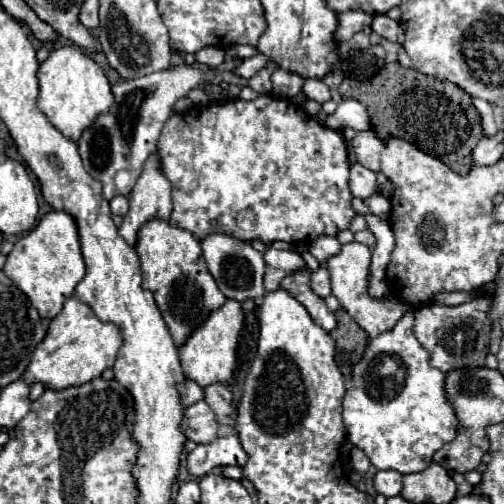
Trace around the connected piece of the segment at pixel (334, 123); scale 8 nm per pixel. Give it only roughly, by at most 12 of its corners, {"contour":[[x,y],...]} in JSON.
{"contour":[[344,98],[326,126],[368,130],[366,106]]}

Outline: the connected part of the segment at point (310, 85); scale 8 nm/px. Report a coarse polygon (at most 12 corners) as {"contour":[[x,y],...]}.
{"contour":[[318,80],[304,82],[302,90],[310,100],[324,104],[330,90]]}

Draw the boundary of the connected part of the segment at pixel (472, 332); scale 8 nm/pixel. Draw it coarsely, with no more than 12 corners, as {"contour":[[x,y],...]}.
{"contour":[[492,296],[426,304],[414,334],[444,374],[482,368]]}

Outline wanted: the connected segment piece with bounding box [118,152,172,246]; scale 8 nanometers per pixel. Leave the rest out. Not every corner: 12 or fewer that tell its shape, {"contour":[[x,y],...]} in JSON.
{"contour":[[152,152],[130,194],[120,236],[134,246],[150,218],[170,218],[172,184]]}

